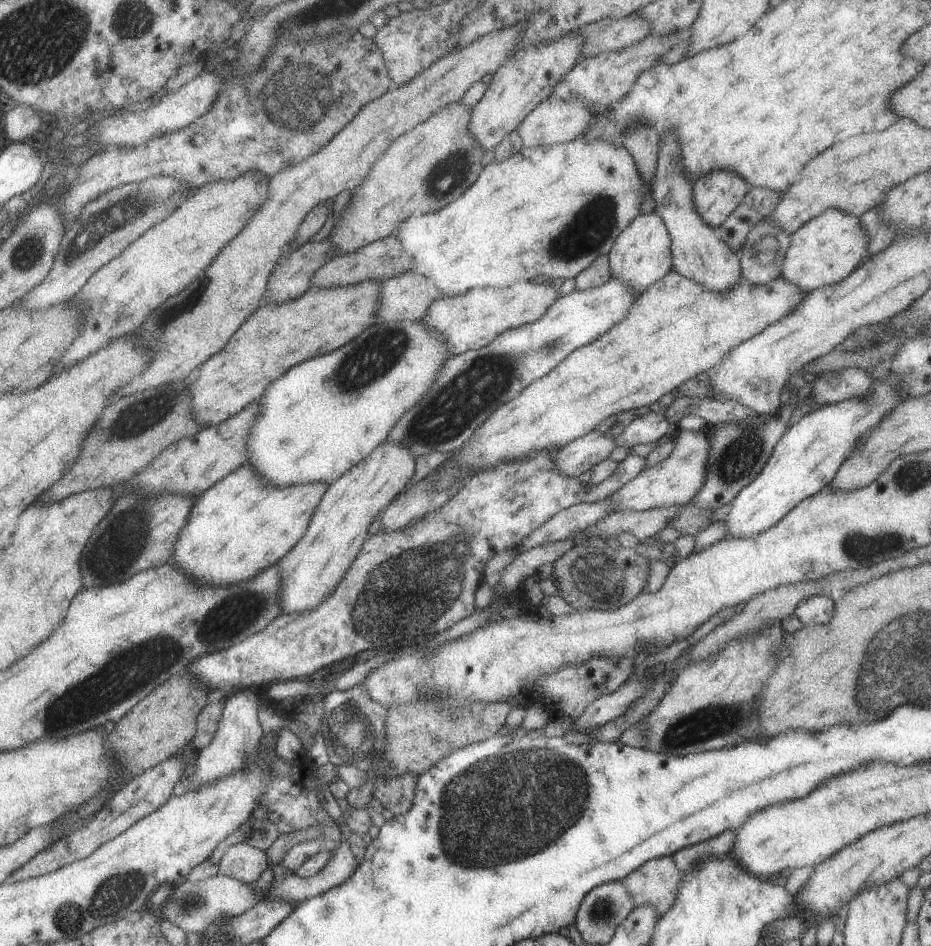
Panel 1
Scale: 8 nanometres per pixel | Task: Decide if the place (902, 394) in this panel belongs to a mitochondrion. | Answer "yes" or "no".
no

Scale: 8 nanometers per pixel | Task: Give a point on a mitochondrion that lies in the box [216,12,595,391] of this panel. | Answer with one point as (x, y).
(301, 95)

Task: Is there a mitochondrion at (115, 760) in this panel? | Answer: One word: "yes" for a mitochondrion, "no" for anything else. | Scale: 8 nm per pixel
no

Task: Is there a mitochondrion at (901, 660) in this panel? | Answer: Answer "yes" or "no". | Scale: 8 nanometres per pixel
yes

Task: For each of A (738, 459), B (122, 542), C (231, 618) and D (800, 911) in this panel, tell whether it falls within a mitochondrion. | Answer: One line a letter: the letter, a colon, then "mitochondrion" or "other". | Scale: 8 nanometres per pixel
A: mitochondrion
B: mitochondrion
C: mitochondrion
D: other

